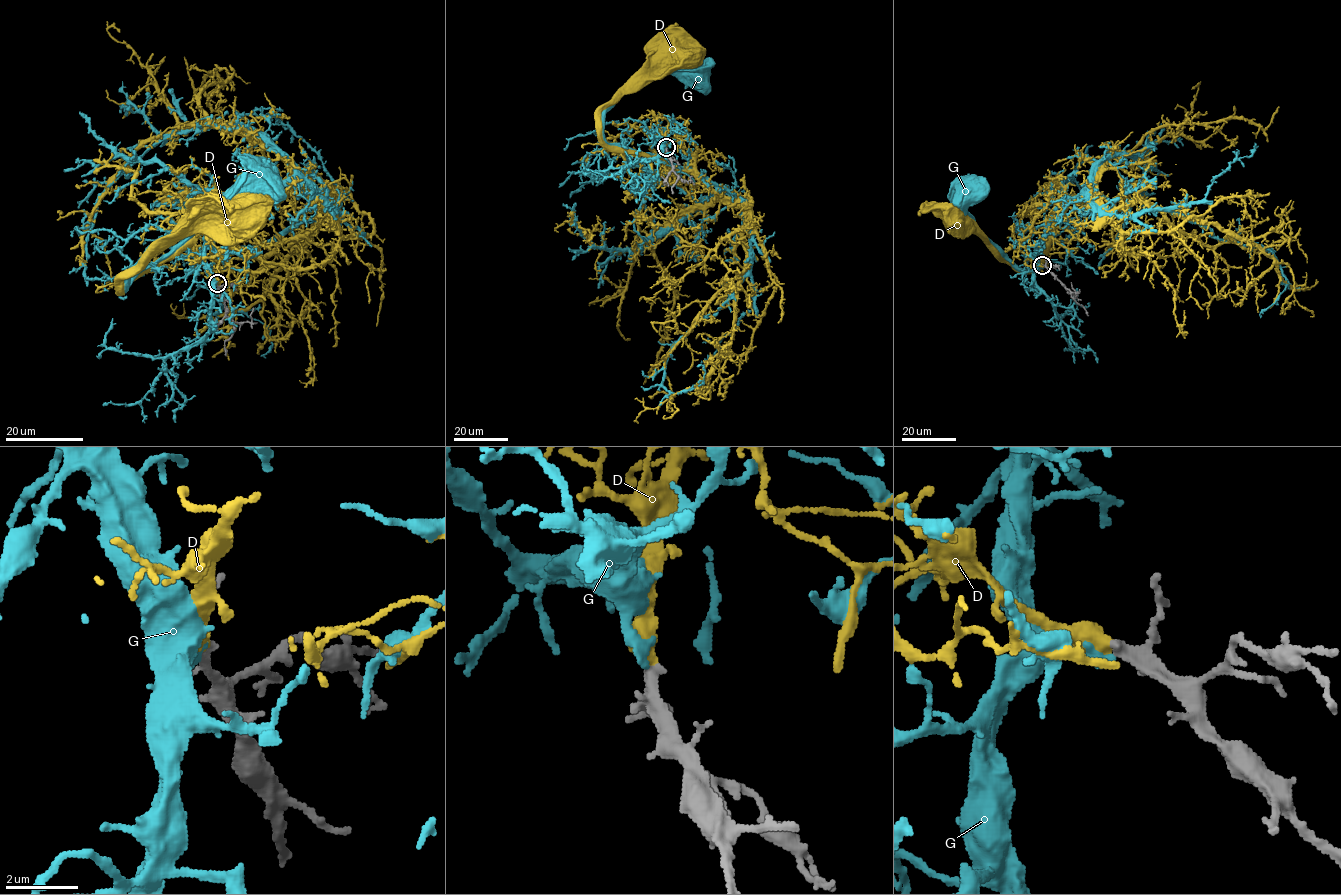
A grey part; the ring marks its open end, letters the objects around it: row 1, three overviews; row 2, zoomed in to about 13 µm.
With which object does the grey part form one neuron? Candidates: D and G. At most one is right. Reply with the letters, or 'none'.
D

